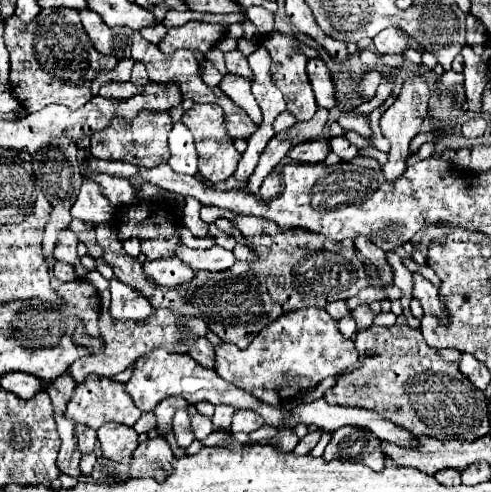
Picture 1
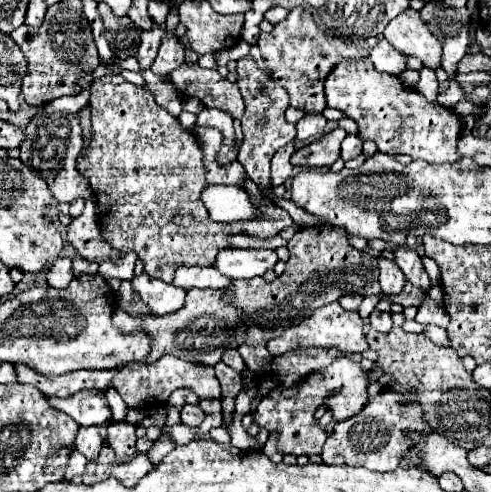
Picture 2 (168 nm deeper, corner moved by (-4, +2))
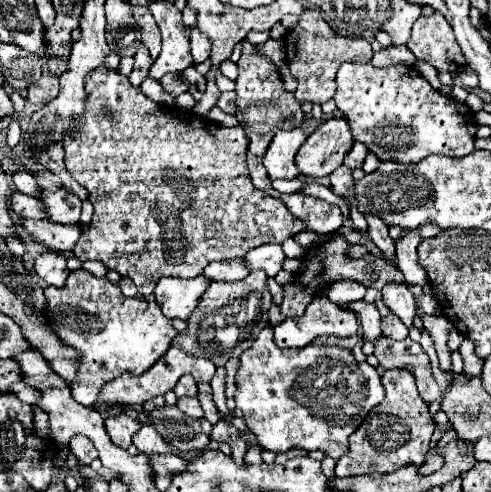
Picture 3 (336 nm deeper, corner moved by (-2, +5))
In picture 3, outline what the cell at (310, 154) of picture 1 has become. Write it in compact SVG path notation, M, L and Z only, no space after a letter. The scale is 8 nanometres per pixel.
M330 118L316 128L296 154L296 166L304 176L322 178L330 176L352 148L352 134L344 118Z

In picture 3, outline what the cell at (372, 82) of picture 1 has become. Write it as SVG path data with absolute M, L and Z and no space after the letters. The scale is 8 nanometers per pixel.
M346 62L336 74L336 94L332 98L350 124L354 140L366 144L380 160L416 162L430 154L462 158L474 150L474 112L434 90L414 66L396 64L374 68L372 64Z

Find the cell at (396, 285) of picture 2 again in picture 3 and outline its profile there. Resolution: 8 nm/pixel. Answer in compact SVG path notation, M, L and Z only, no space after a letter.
M398 282L386 284L382 288L382 300L392 310L392 314L396 314L408 328L412 328L412 318L416 316L414 312L416 302L408 284L398 284Z

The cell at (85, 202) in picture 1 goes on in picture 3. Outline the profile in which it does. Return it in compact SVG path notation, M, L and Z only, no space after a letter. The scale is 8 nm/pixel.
M36 178L36 182L44 190L42 194L38 194L38 198L46 204L52 222L74 224L80 220L82 202L78 196L68 194L68 190L60 188L52 178Z

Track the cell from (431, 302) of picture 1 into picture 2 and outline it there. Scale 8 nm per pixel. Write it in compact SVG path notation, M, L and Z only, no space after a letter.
M396 247L394 249L394 263L402 269L402 273L406 275L406 279L410 283L414 283L416 287L422 287L422 289L430 289L430 279L428 279L424 265L414 249Z

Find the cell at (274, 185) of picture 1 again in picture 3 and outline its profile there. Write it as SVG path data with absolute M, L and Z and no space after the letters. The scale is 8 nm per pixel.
M278 130L264 154L264 168L268 170L270 180L278 178L296 178L300 170L296 168L294 154L306 140L306 134L296 130Z

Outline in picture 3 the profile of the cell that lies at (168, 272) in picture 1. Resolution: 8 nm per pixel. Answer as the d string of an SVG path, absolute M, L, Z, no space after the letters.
M240 258L224 260L224 262L212 262L202 270L202 276L212 282L238 282L248 274Z

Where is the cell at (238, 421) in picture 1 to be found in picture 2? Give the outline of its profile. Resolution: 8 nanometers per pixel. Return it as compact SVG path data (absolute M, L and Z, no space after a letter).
M338 357L336 361L332 361L328 367L316 369L310 375L306 375L304 379L300 379L294 387L278 387L272 389L258 405L258 411L254 415L254 423L258 423L260 427L266 427L269 433L278 433L279 439L277 449L284 455L320 455L322 447L328 439L328 431L322 429L318 425L318 421L314 419L314 413L320 405L324 405L324 401L330 395L340 395L340 411L334 411L334 419L336 421L346 421L350 417L354 417L358 411L362 411L362 407L368 401L368 387L370 387L370 371L362 369L360 363L348 359L348 357Z

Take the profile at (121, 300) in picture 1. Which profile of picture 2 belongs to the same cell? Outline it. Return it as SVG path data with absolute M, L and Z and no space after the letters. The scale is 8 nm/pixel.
M138 275L132 279L134 289L138 289L142 301L152 309L154 315L168 315L182 307L186 291L182 287L168 285L160 279L150 279L148 275Z

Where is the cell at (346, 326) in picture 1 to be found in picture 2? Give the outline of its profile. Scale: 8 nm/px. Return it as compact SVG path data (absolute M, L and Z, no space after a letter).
M364 297L364 301L362 301L362 305L360 305L360 309L358 309L358 313L362 315L362 319L366 319L374 309L376 309L376 305L380 303L380 297Z

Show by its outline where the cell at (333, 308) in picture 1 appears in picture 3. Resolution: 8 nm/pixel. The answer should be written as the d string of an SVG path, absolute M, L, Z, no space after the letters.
M352 280L344 282L344 284L332 284L332 288L328 290L328 298L334 302L334 304L350 304L350 302L356 302L356 300L362 300L366 294L366 288L362 284L356 284Z

